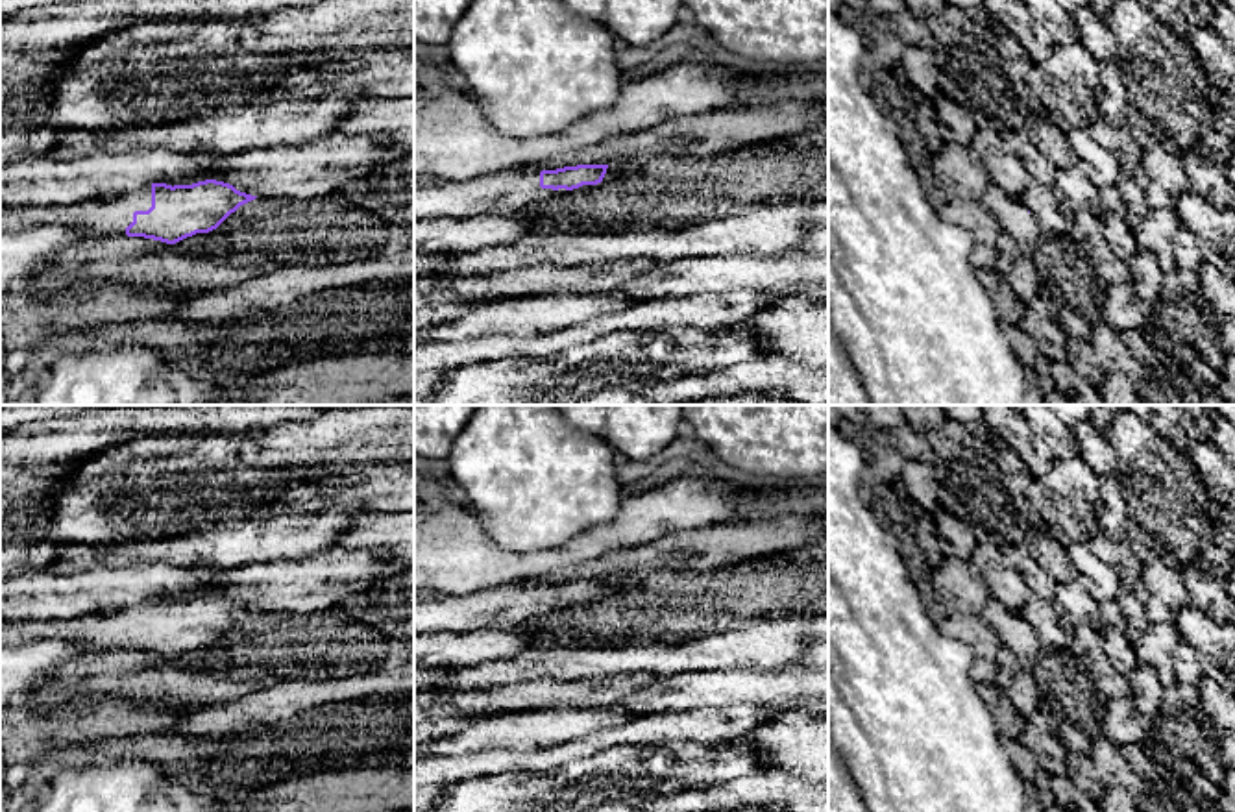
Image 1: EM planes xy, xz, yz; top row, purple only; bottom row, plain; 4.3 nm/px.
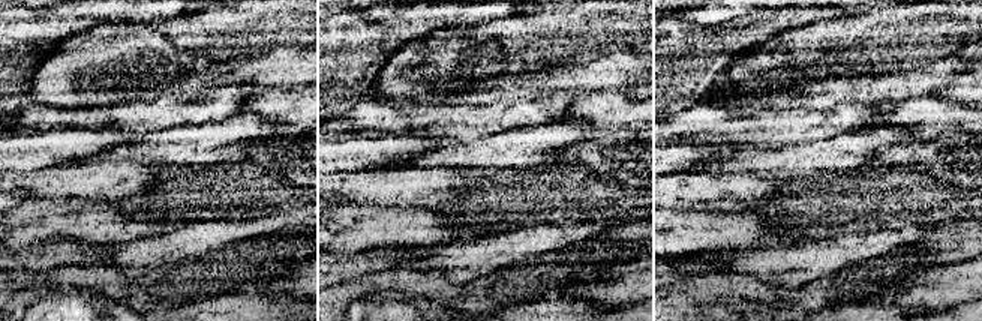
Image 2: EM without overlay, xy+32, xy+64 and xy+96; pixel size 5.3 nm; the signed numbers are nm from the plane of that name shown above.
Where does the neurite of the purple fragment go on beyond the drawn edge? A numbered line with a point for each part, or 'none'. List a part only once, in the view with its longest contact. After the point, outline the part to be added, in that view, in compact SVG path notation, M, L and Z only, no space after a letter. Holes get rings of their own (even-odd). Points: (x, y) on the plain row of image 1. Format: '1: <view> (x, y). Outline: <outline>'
1: xy (106, 631). Outline: M152 599L118 609L67 620L20 620L0 623L0 646L20 646L37 640L83 644L87 653L126 649L135 625L152 621Z

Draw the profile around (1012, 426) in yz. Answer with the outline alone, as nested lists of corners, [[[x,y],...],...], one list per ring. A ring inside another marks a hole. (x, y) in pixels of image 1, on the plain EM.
[[[985,405],[982,418],[1017,451],[1033,477],[1045,477],[1054,468],[1050,448],[1033,433],[1021,411]]]

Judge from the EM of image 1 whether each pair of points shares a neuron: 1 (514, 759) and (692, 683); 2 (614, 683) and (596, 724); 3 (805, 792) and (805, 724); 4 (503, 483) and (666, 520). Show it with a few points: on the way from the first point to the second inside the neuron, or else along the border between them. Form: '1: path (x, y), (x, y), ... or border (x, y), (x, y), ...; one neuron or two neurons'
1: border (675, 709), (633, 716); two neurons
2: border (618, 701), (607, 707), (559, 707); two neurons
3: border (762, 770), (790, 772), (808, 781); two neurons
4: border (625, 494), (611, 518), (581, 531); two neurons

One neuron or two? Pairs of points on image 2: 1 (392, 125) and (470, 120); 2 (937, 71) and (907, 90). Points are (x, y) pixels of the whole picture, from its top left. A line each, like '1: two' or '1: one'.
1: one
2: one

